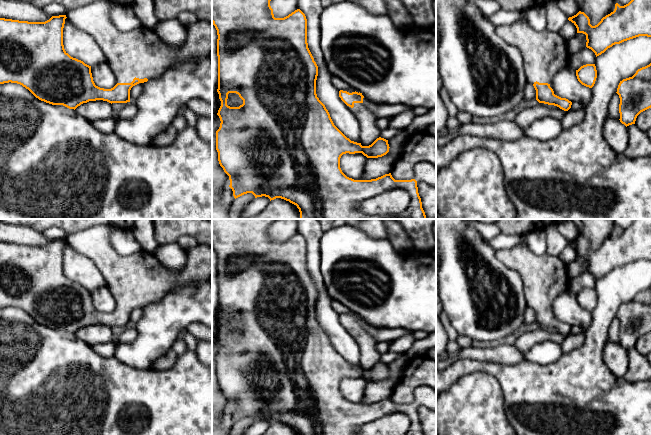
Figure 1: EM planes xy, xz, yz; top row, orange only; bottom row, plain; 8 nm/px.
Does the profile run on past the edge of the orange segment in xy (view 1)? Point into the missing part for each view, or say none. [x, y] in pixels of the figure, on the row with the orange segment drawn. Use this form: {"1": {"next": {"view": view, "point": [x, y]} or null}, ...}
{"1": {"next": {"view": "xy", "point": [140, 53]}}}

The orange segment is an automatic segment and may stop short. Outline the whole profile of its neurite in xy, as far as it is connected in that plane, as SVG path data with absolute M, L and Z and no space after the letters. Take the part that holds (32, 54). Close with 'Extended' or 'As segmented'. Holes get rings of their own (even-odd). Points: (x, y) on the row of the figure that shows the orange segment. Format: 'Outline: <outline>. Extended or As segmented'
Outline: M100 0L69 11L66 15L52 16L45 22L28 22L0 18L0 84L17 83L36 98L52 105L76 109L89 101L109 103L130 102L133 86L160 77L172 65L193 58L209 57L212 51L212 23L204 20L186 26L186 40L177 48L169 47L156 32L145 26L121 31L112 22L113 2ZM65 19L91 35L102 49L105 62L113 71L117 84L111 89L95 85L91 66L71 57L64 49Z. Extended

